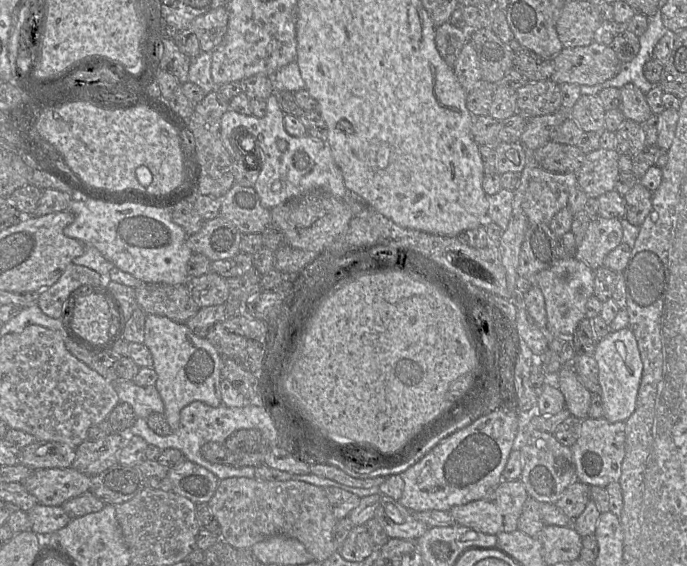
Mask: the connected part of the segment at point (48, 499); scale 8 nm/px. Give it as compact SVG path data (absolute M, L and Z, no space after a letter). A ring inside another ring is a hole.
M73 467L48 468L32 471L22 484L25 489L37 499L38 504L45 506L61 506L66 501L89 491L91 477L92 476L88 476Z

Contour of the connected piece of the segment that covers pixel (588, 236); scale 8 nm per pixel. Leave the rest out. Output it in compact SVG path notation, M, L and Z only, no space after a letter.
M591 219L582 242L577 246L575 257L592 270L603 266L607 254L622 243L620 219Z

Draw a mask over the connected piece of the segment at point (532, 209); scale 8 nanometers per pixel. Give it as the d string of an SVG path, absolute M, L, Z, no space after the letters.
M541 167L533 170L524 195L522 208L529 224L549 224L553 216L568 206L568 198L577 185L577 174L549 172Z

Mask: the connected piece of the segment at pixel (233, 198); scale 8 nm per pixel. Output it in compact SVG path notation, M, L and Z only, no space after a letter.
M234 184L221 197L220 216L243 235L262 233L271 224L271 209L262 206L253 187Z

